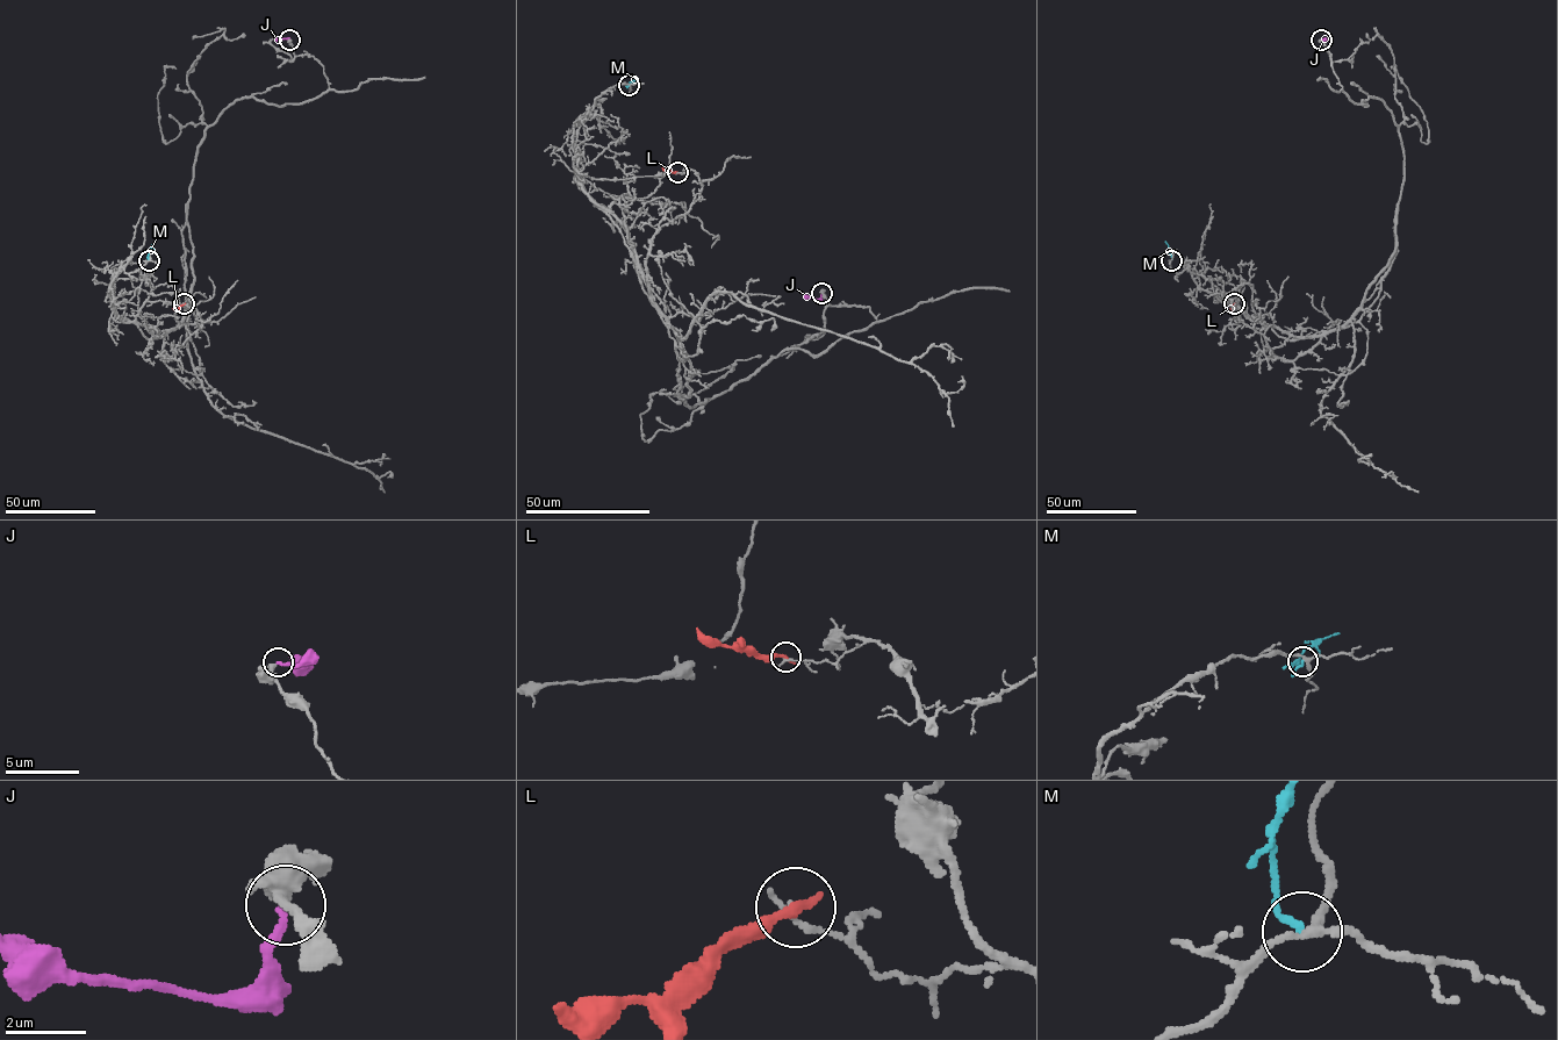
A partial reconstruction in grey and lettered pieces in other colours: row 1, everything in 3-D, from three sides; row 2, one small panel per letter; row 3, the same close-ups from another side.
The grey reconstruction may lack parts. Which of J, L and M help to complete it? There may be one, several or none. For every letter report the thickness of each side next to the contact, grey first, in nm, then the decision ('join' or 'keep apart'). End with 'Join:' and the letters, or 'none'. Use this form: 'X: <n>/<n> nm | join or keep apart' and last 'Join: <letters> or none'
J: 480/200 nm | keep apart
L: 180/320 nm | keep apart
M: 200/160 nm | keep apart
Join: none

